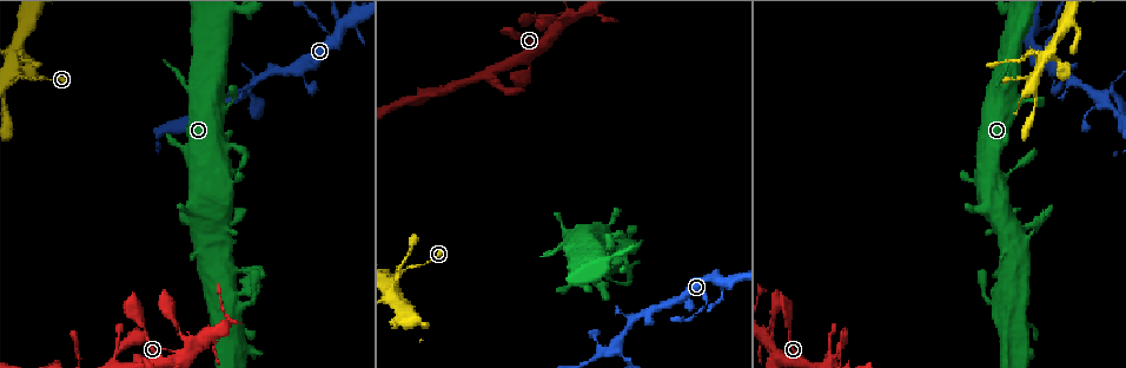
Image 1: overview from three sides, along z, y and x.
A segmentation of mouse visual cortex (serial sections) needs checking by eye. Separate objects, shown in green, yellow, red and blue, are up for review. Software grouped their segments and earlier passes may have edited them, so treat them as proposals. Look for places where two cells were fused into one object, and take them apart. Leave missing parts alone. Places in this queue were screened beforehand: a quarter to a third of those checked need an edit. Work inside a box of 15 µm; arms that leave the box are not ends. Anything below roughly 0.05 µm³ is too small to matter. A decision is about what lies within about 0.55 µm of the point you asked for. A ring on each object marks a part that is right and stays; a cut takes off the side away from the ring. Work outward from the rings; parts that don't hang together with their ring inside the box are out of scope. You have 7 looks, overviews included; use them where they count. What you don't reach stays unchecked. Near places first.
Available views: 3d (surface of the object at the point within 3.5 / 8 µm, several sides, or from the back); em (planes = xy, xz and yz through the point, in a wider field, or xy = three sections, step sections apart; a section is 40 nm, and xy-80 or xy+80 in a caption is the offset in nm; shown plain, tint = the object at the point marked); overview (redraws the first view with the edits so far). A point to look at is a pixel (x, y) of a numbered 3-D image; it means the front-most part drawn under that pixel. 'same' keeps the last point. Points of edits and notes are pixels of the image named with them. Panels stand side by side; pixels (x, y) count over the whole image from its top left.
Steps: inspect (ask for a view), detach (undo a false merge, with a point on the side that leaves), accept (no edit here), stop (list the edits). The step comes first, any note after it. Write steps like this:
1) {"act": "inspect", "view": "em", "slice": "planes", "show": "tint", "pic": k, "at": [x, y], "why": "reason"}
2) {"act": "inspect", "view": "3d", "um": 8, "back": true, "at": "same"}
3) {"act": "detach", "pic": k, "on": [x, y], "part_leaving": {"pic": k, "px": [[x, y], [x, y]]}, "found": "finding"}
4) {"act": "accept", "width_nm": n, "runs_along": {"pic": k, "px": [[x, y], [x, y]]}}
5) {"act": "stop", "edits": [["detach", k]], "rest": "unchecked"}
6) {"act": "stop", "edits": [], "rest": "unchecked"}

{"act": "inspect", "view": "em", "slice": "xy", "step": 2, "show": "tint", "pic": 1, "at": [1047, 56], "why": "four or more arms meet"}

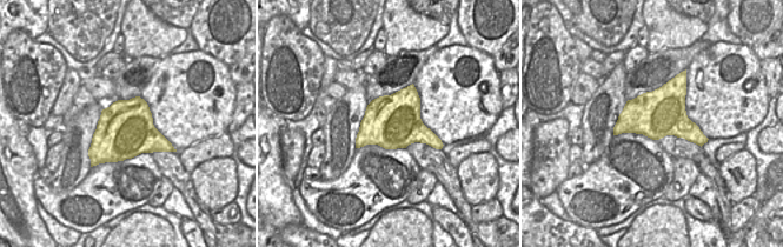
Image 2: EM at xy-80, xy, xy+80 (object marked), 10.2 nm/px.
{"act": "inspect", "view": "3d", "um": 3.5, "at": "same"}

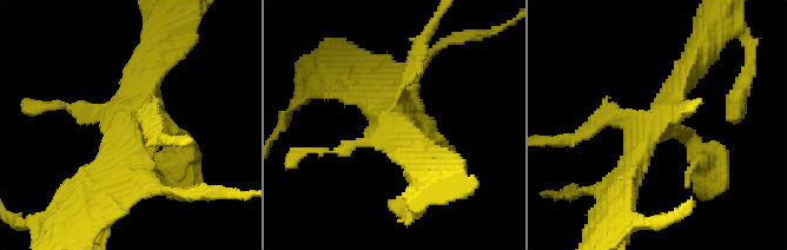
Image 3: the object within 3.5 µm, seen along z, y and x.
{"act": "detach", "pic": 3, "on": [583, 131], "part_leaving": {"pic": 3, "px": [[622, 118], [559, 139]]}, "found": "two cells meet here"}

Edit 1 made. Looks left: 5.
{"act": "inspect", "view": "3d", "um": 3.5, "pic": 1, "at": [344, 29], "why": "calibre changes"}

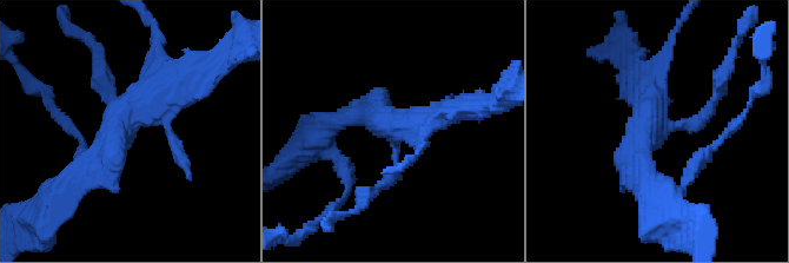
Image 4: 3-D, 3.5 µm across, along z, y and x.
{"act": "inspect", "view": "em", "slice": "xy", "step": 5, "show": "tint", "pic": 4, "at": [120, 124], "why": "now the EM"}

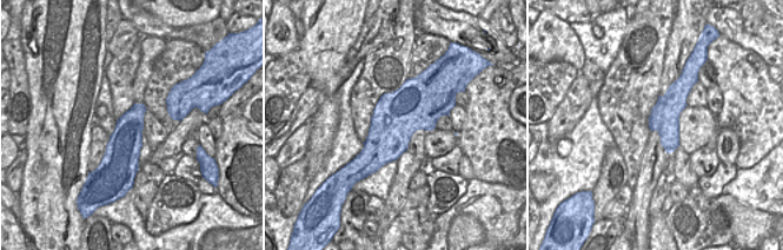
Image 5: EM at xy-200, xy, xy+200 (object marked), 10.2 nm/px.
{"act": "detach", "pic": 4, "on": [711, 106], "arms": 3, "part_leaving": {"pic": 4, "px": [[678, 125], [711, 107], [735, 46]]}, "found": "a second cell is stuck on"}

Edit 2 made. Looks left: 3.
{"act": "inspect", "view": "3d", "um": 3.5, "pic": 1, "at": [614, 346], "why": "thick turns thin"}

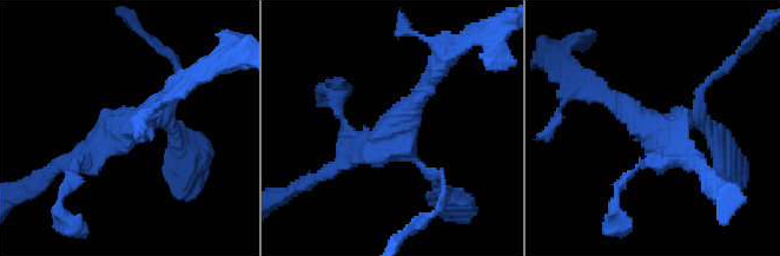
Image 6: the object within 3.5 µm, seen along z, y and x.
{"act": "inspect", "view": "em", "slice": "planes", "show": "tint", "pic": 6, "at": [397, 130], "arms": 4, "arm_widths_nm": [150, 200, 200, 200]}

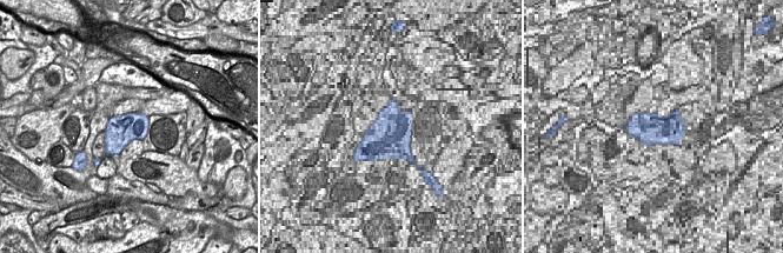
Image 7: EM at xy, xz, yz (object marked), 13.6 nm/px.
{"act": "accept", "runs_along": {"pic": 6, "px": [[435, 74], [384, 142], [337, 163]]}, "found": "one cell here"}

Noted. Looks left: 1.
{"act": "stop", "edits": [["detach", 3], ["detach", 4]], "rest": "unchecked"}

